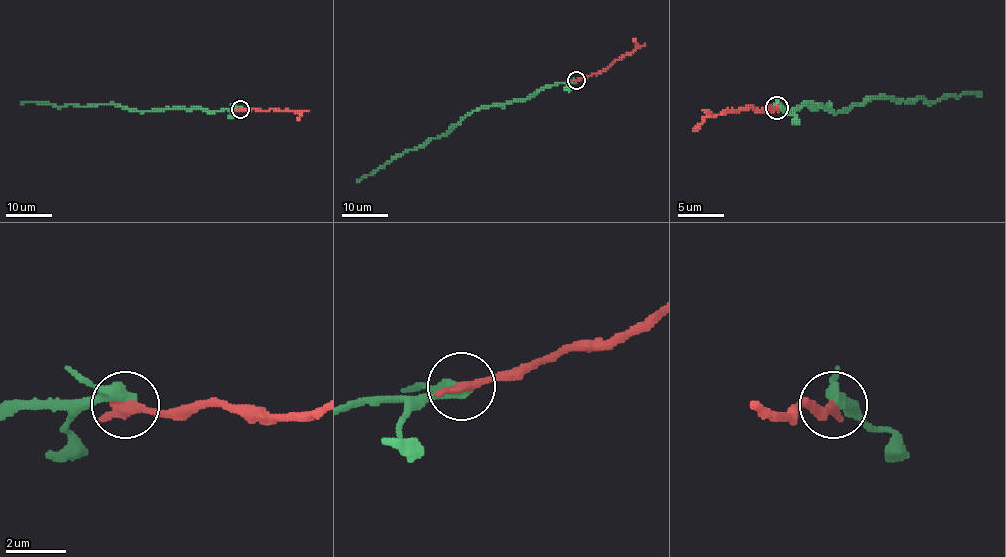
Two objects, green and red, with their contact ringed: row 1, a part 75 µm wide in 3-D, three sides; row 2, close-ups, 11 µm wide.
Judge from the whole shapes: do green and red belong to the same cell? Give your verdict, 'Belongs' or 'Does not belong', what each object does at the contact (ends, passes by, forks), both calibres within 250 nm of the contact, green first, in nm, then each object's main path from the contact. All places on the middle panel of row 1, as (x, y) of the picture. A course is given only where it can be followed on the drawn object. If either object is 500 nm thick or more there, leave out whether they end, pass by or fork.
Belongs. At the ring green passes by. At the ring red ends. Thickness 340 nm (green) against 360 nm. Course of green: (576, 80), (542, 87), (524, 99), (474, 110), (445, 134), (430, 137), (423, 144), (393, 157), (357, 182). Course of red: (576, 80), (605, 72), (616, 60), (630, 54), (636, 46), (634, 38)

